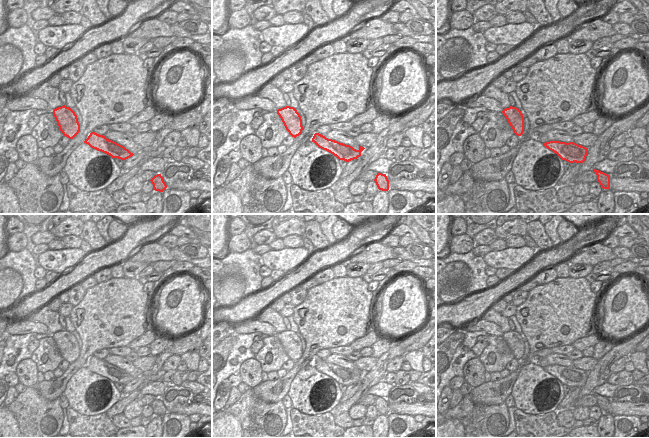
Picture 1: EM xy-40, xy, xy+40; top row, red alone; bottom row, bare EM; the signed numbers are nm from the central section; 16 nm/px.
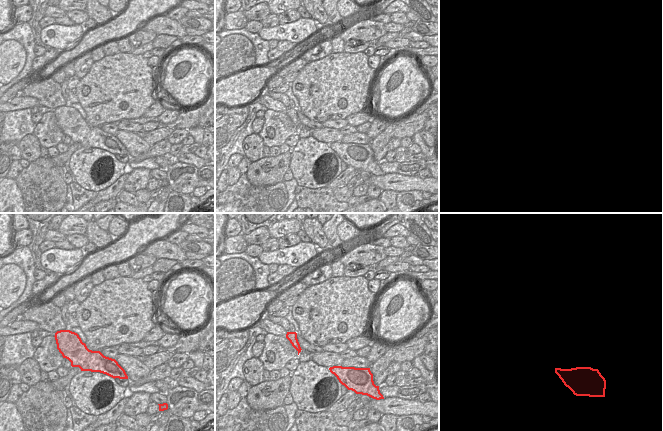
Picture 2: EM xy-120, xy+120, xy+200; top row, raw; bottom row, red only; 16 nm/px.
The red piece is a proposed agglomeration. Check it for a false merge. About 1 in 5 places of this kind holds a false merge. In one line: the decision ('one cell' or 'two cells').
one cell

